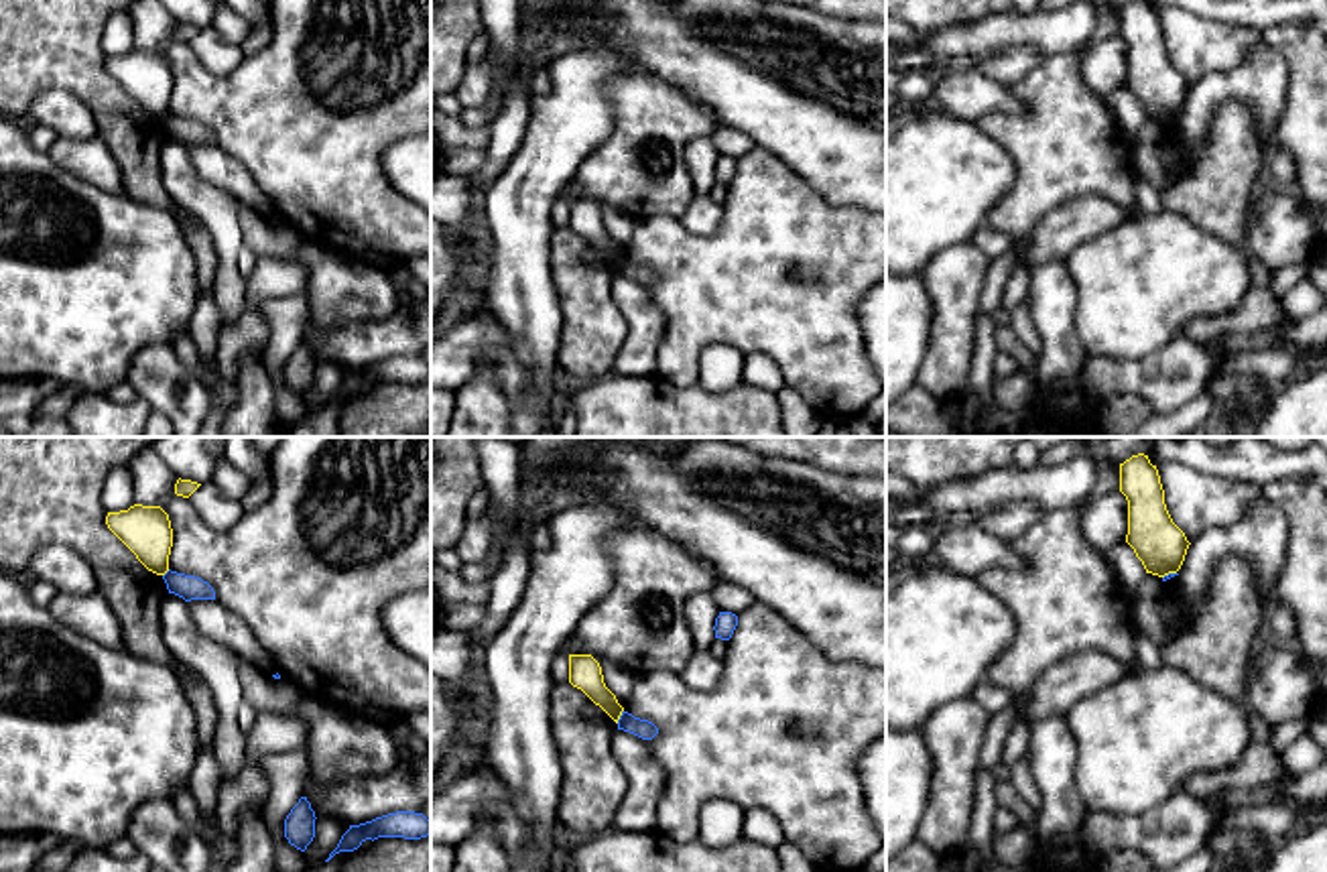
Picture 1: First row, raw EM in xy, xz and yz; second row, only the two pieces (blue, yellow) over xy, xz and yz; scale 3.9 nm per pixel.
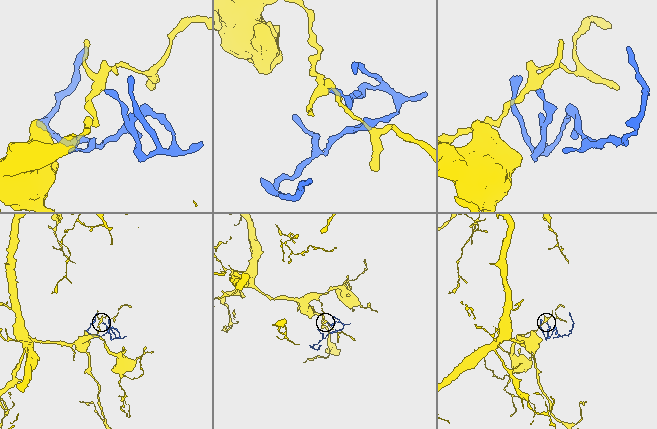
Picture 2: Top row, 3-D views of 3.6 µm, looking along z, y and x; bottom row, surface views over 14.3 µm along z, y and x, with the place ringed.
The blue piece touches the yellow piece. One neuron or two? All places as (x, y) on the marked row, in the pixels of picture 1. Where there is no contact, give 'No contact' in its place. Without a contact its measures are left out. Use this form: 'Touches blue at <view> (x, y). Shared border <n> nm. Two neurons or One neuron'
Touches blue at xz (620, 716). Shared border 60 nm. Two neurons

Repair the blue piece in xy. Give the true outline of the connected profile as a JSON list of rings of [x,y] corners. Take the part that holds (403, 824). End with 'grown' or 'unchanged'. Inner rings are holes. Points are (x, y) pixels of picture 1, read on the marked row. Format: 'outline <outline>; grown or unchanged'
outline [[[396,811],[372,821],[350,825],[350,829],[341,835],[337,848],[329,854],[325,862],[329,862],[339,852],[354,852],[366,839],[378,837],[404,837],[404,839],[421,839],[431,833],[431,821],[423,813],[415,811]]]; unchanged

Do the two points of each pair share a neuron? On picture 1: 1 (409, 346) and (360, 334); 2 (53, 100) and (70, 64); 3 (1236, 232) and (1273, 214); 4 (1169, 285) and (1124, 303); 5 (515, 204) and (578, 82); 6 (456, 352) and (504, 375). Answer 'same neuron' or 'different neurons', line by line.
1: same neuron
2: different neurons
3: different neurons
4: same neuron
5: same neuron
6: same neuron

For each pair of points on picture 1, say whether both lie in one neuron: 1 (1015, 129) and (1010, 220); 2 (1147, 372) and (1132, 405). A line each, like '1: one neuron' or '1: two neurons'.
1: one neuron
2: two neurons

